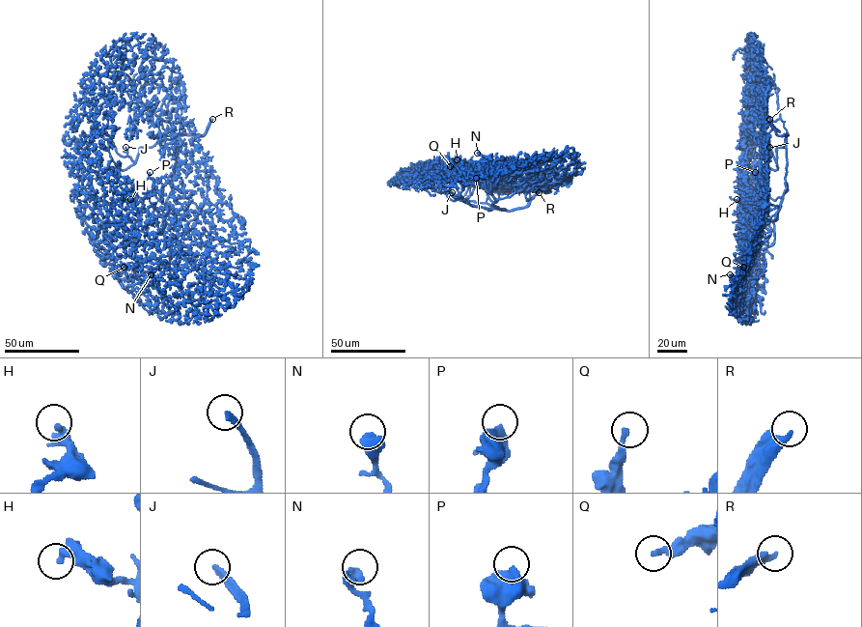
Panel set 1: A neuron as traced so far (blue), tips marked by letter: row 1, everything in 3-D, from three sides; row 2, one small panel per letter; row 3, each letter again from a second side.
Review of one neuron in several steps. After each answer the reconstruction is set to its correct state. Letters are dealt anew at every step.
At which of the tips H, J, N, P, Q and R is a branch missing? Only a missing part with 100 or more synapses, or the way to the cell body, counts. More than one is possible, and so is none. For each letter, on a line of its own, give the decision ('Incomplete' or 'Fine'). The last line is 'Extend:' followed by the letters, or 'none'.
H: Fine
J: Incomplete
N: Fine
P: Incomplete
Q: Fine
R: Incomplete
Extend: J, P, R

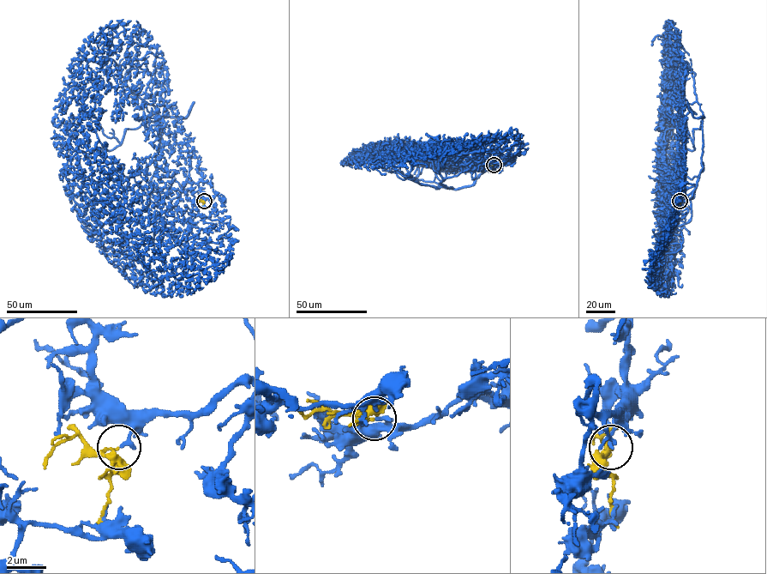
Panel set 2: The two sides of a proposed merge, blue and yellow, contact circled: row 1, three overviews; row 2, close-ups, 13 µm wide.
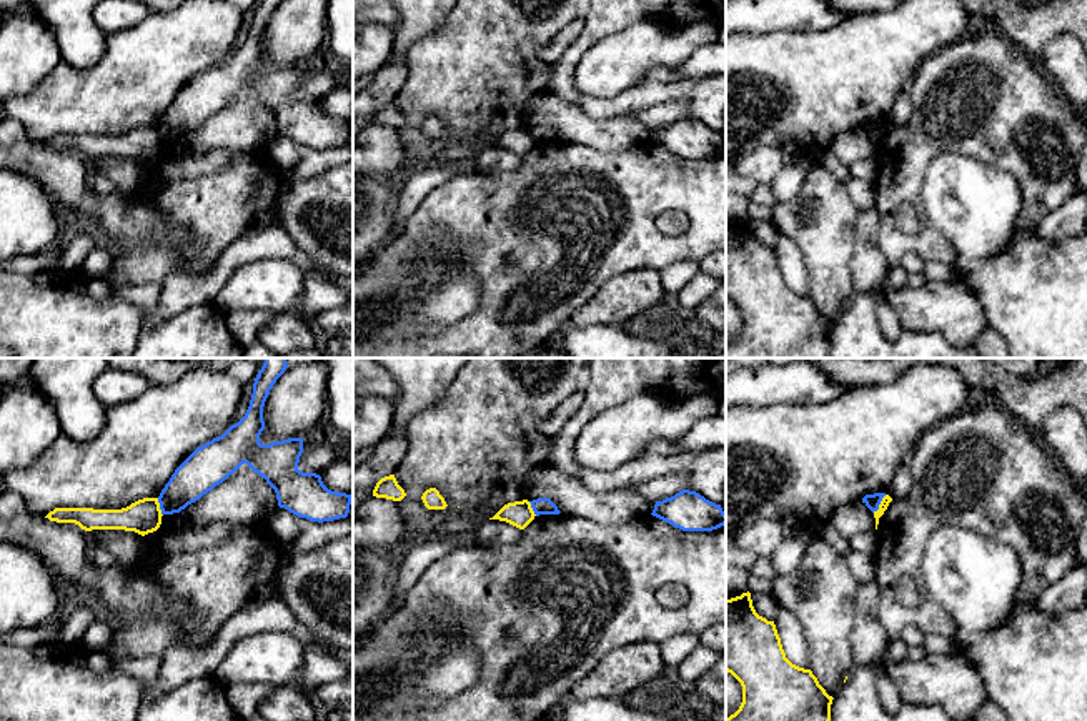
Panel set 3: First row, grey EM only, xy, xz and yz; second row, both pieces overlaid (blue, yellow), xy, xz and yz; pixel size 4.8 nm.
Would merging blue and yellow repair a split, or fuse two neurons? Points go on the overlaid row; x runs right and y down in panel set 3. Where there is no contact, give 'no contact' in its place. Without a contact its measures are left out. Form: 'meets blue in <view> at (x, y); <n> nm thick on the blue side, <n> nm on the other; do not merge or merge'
meets blue in yz at (879, 503); 70 nm thick on the blue side, 50 nm on the other; do not merge

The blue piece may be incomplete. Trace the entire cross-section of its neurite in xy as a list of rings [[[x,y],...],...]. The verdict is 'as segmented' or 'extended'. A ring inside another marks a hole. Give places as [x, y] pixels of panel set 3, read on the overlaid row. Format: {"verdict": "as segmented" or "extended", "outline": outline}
{"verdict": "as segmented", "outline": [[[265,358],[245,416],[175,470],[158,496],[161,515],[180,513],[246,463],[275,490],[280,508],[318,523],[348,516],[351,495],[331,491],[320,475],[298,470],[301,438],[260,443],[265,401],[286,368],[286,358]]]}

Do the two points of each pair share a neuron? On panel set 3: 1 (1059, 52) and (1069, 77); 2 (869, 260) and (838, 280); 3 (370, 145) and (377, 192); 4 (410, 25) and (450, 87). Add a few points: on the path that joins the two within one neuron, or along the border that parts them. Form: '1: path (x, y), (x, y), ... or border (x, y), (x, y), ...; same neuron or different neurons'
1: path (1066, 59), (1069, 70); same neuron
2: border (856, 233), (856, 247), (851, 258), (853, 292); different neurons
3: border (370, 174), (387, 177); different neurons
4: border (448, 17), (436, 30), (418, 39), (403, 59); different neurons

